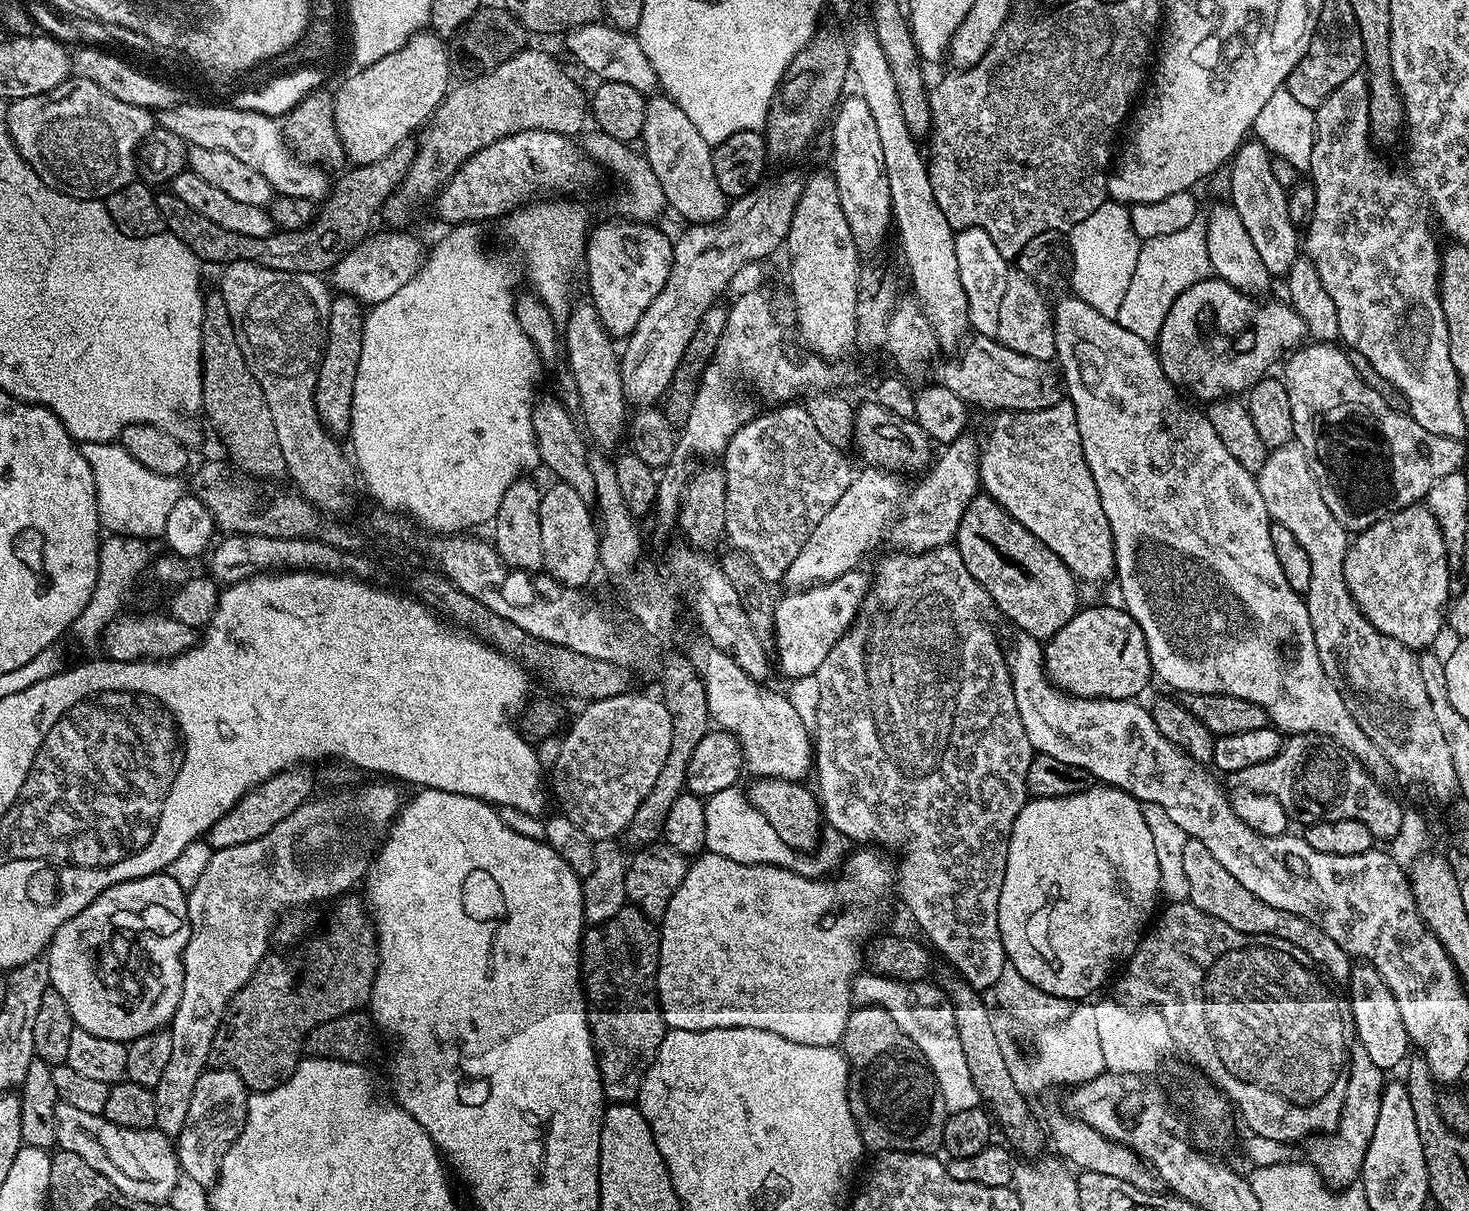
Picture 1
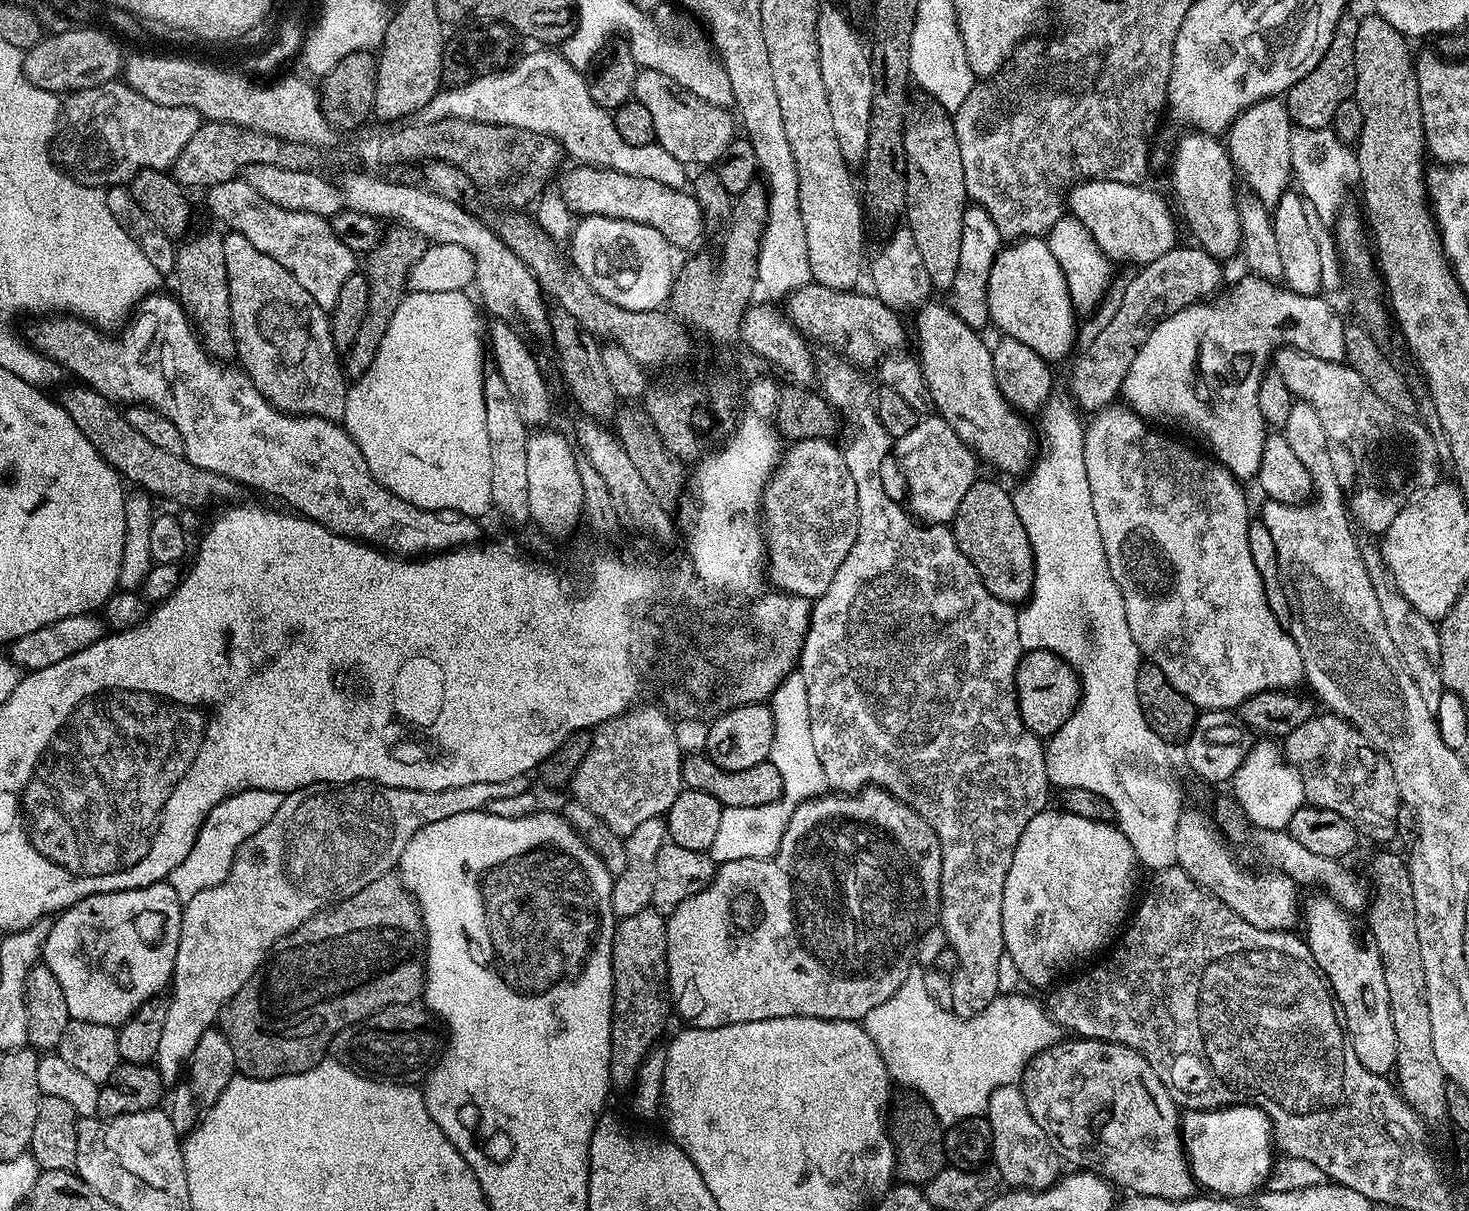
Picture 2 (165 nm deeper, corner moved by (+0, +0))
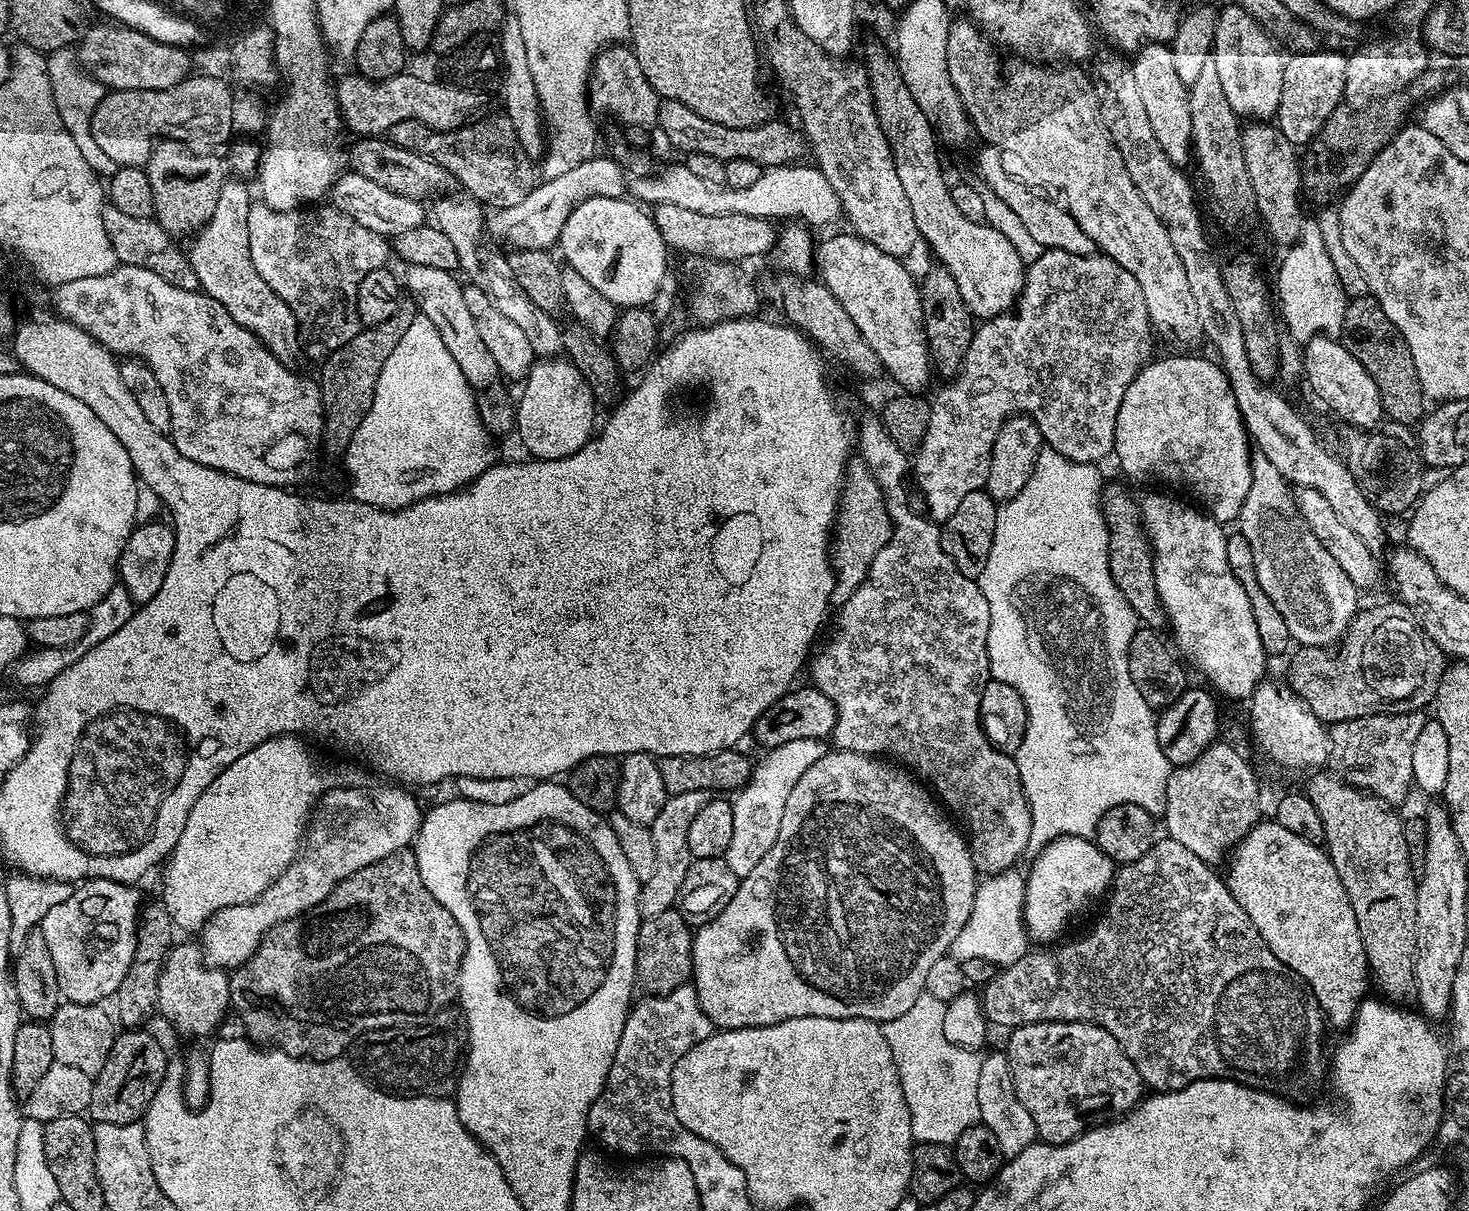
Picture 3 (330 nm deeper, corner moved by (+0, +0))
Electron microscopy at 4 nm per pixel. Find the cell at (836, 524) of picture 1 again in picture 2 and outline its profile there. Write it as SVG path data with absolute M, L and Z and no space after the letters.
M939 414L924 417L917 419L910 434L895 437L894 456L904 460L904 480L908 483L906 504L911 515L925 525L948 526L956 517L958 502L962 502L966 490L970 490L978 478L978 457L971 448L964 445L958 434L954 434L952 427Z

